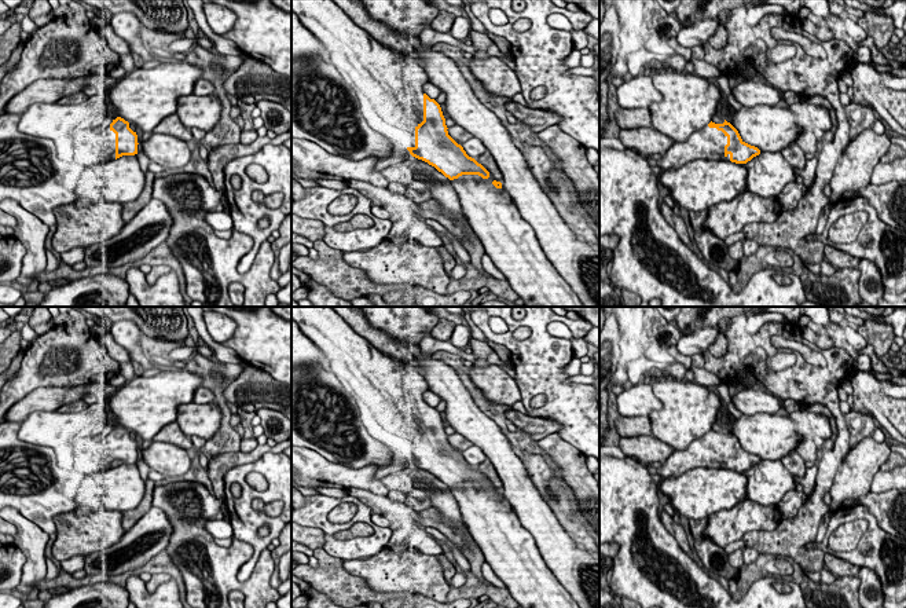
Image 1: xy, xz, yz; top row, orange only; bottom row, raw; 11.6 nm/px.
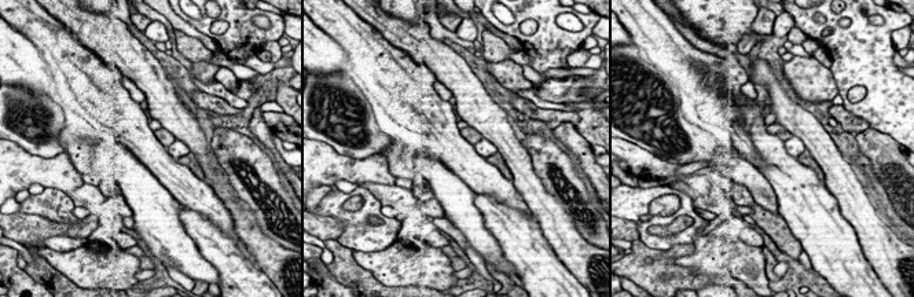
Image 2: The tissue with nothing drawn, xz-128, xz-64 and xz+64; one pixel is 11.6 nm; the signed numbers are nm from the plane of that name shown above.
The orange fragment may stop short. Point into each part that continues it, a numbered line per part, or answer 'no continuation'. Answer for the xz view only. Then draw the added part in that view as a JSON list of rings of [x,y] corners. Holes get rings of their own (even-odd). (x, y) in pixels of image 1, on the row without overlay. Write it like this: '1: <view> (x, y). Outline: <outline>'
1: xz (389, 394). Outline: [[[291,307],[291,319],[330,360],[331,371],[353,388],[366,431],[399,455],[408,454],[410,443],[423,429],[423,393],[429,389],[423,376],[373,347],[331,307]]]

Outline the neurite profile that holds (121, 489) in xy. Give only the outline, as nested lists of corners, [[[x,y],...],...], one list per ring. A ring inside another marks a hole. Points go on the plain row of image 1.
[[[120,465],[93,473],[58,468],[67,473],[62,492],[77,503],[76,509],[92,512],[106,509],[124,513],[133,510],[144,497],[146,483],[137,465]]]

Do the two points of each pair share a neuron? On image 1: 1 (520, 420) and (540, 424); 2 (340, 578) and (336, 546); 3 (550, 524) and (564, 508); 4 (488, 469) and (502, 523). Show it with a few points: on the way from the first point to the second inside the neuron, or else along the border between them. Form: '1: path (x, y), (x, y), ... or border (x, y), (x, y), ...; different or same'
1: path (525, 422), (535, 424); same
2: border (322, 548), (344, 560); different
3: border (538, 490), (575, 544); different
4: border (490, 480), (495, 487); different

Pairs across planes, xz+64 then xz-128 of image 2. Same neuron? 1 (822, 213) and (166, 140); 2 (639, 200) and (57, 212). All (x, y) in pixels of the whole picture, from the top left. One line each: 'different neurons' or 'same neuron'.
1: different neurons
2: same neuron

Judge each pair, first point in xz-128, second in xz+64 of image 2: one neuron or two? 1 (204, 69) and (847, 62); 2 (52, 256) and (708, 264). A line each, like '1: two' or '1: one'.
1: two
2: one

